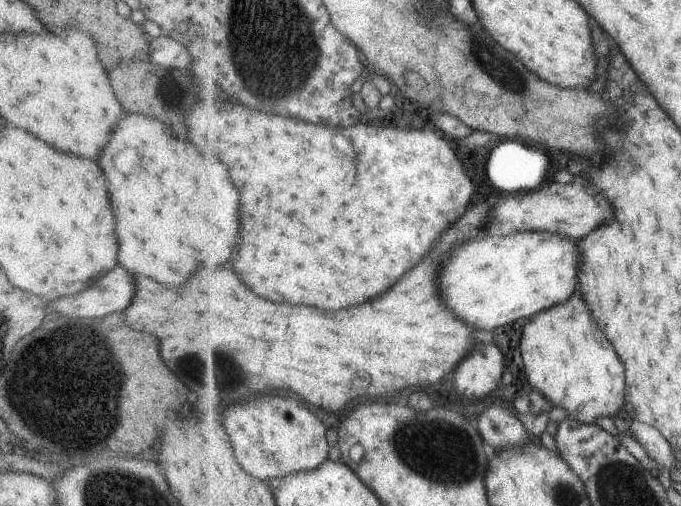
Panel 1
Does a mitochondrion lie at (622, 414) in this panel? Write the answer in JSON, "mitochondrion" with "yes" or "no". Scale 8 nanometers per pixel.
{"mitochondrion":"no"}

